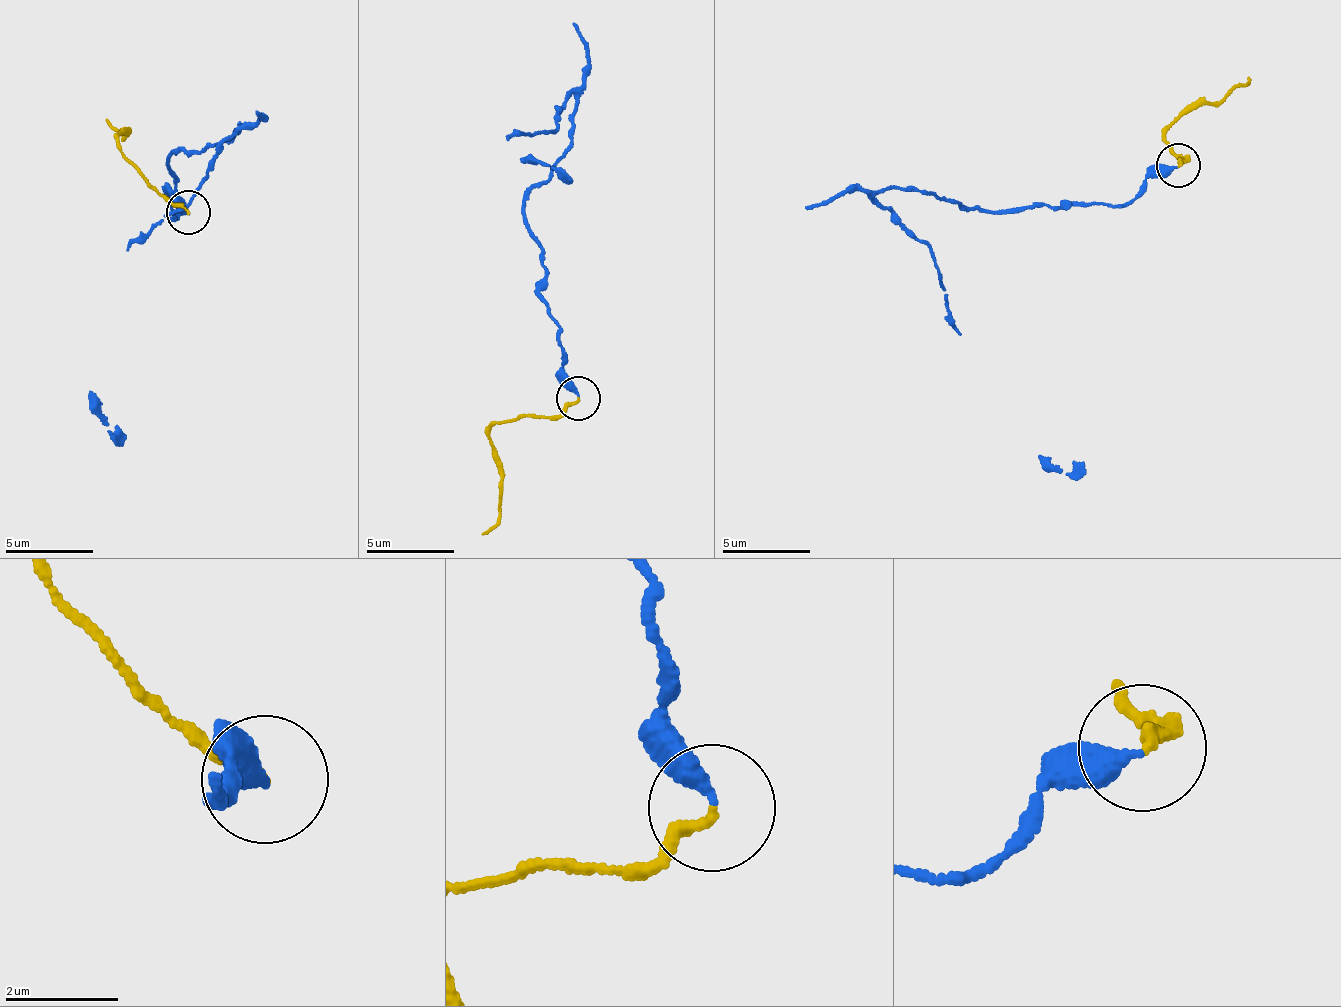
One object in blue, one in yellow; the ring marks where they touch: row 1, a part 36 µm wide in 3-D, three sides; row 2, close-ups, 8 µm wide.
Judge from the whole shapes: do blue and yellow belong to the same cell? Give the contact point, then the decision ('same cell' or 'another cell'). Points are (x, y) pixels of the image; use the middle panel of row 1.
at (578, 398); same cell

